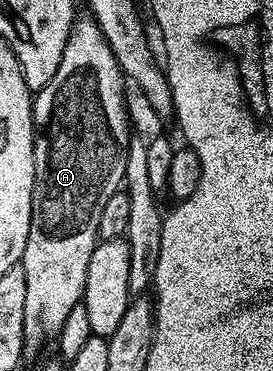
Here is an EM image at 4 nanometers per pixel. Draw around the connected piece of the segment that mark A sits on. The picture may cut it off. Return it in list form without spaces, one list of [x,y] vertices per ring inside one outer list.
[[[89,16],[78,17],[69,33],[67,48],[63,48],[63,60],[59,60],[59,68],[56,70],[55,76],[51,76],[49,83],[42,90],[36,91],[33,98],[33,163],[35,164],[33,211],[31,212],[31,228],[27,236],[27,244],[19,263],[27,280],[27,300],[23,304],[23,336],[25,337],[24,353],[26,355],[35,353],[48,338],[49,341],[56,339],[57,333],[63,328],[63,320],[67,320],[71,308],[82,305],[85,285],[87,284],[87,264],[91,264],[91,252],[97,247],[99,241],[97,237],[99,216],[107,205],[107,200],[111,200],[111,196],[116,190],[122,189],[125,180],[125,161],[131,141],[129,114],[125,111],[125,86],[127,87],[127,79],[122,74],[121,66],[115,60],[115,56],[107,44],[107,40],[102,36],[101,29],[97,27],[97,23]]]

